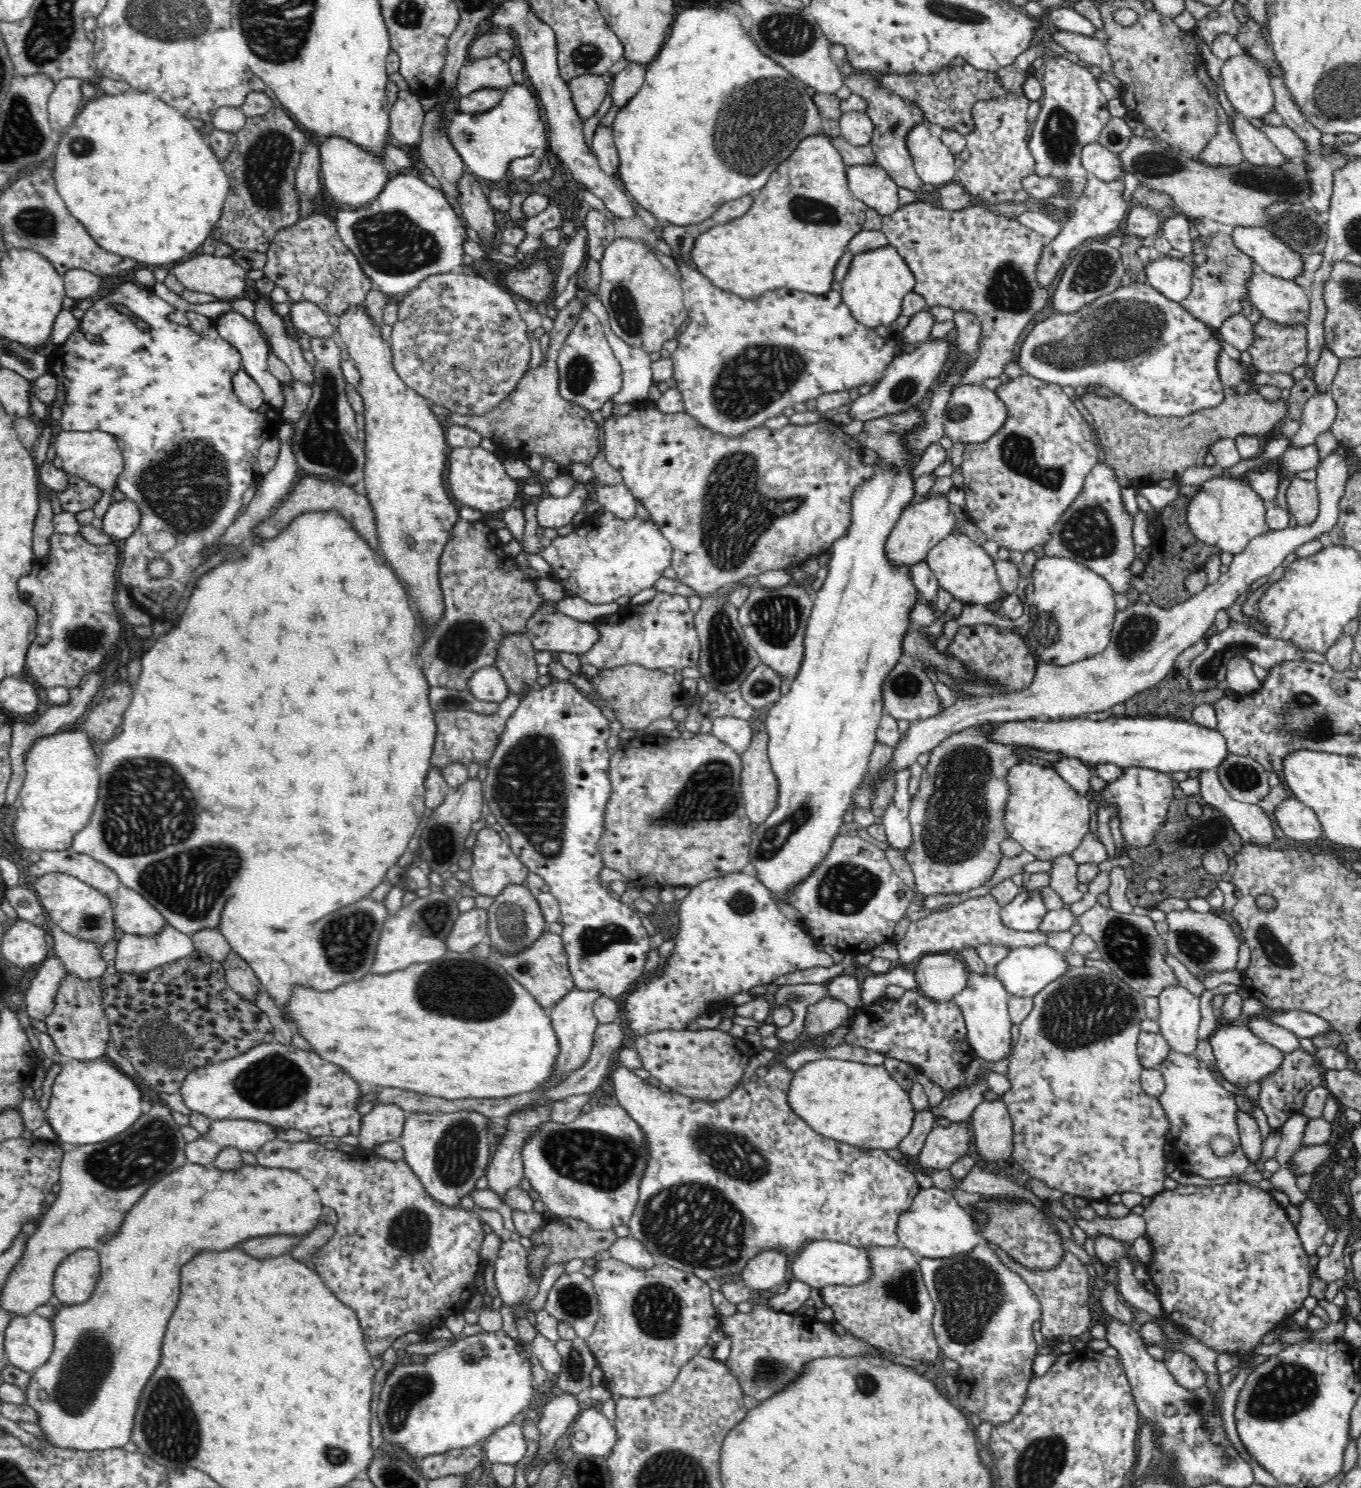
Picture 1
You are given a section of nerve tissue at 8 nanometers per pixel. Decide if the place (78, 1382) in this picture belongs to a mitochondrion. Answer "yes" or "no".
yes

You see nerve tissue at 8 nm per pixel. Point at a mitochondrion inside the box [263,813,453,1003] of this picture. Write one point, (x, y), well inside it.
(346, 940)

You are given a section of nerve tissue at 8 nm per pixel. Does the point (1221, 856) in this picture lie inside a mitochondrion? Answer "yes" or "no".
no

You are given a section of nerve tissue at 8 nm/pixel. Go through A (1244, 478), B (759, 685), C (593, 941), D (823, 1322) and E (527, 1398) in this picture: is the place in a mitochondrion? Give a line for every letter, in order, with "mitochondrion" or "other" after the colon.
A: other
B: mitochondrion
C: mitochondrion
D: other
E: other

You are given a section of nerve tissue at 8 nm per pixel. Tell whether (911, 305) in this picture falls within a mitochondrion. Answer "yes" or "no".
no

